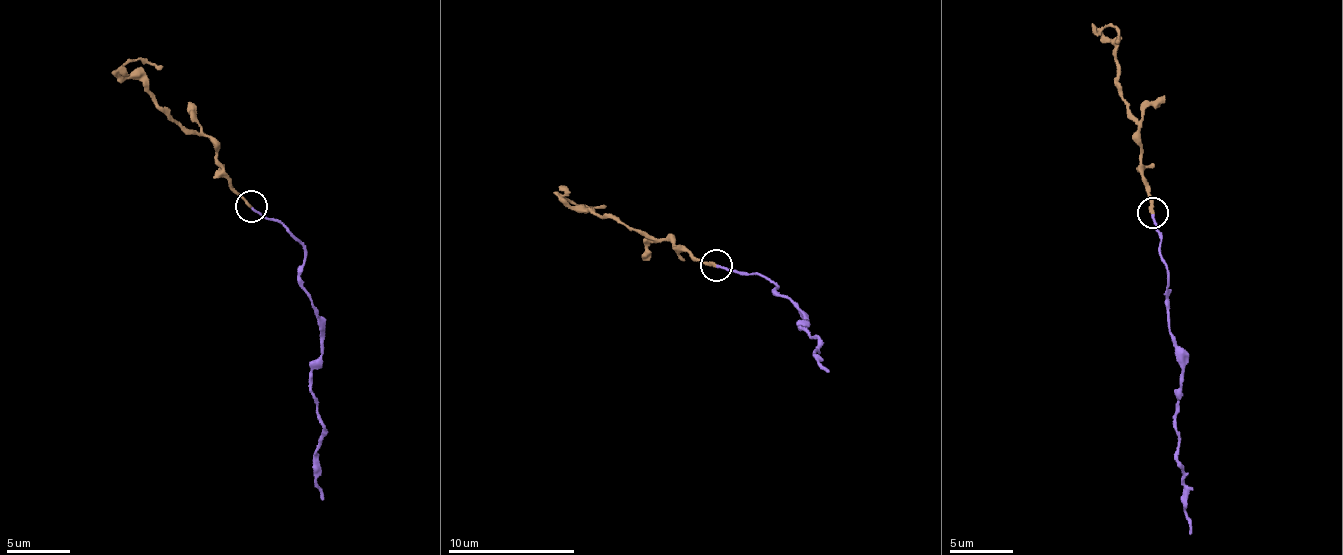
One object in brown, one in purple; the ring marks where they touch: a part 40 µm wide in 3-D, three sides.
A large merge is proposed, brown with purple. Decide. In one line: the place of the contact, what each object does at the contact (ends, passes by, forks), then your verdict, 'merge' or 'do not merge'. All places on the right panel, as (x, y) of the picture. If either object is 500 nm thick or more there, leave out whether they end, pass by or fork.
at (1152, 212); brown ends there; purple ends there; do not merge

